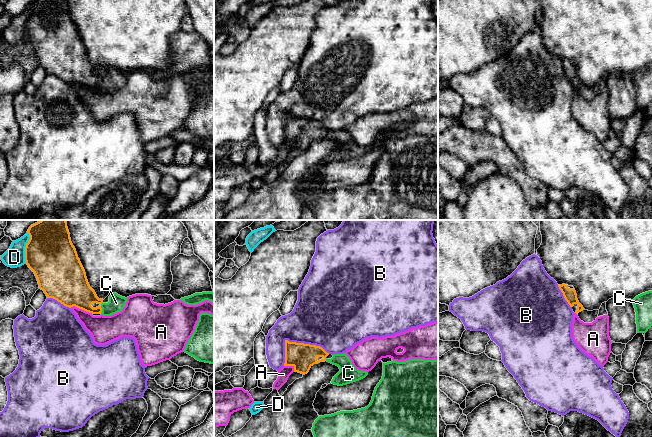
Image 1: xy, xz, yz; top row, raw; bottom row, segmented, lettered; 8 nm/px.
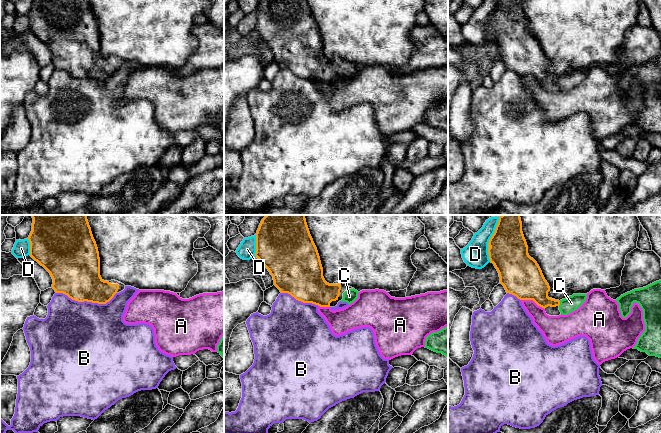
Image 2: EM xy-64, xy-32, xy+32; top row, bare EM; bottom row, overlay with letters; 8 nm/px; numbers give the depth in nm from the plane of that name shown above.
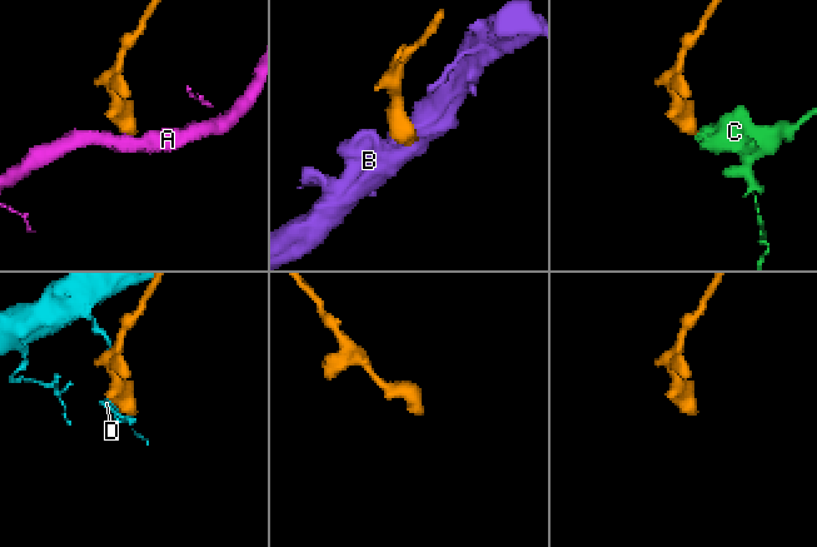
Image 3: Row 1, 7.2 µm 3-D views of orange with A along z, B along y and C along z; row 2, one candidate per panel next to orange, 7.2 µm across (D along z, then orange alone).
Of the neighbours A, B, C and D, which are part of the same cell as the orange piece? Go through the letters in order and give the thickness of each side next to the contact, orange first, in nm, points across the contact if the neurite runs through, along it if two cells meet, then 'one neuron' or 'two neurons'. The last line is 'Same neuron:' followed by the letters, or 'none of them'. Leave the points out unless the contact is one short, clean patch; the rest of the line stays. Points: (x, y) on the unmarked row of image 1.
A: calibres 320 and 220 nm; border xy (70, 83), (76, 82), (92, 89); two neurons
B: calibres 220 and 400 nm; two neurons
C: calibres 220 and 130 nm; way xy (77, 68), (92, 86), (101, 86), (109, 85), (116, 79); one neuron
D: calibres 400 and 170 nm; two neurons
Same neuron: C

